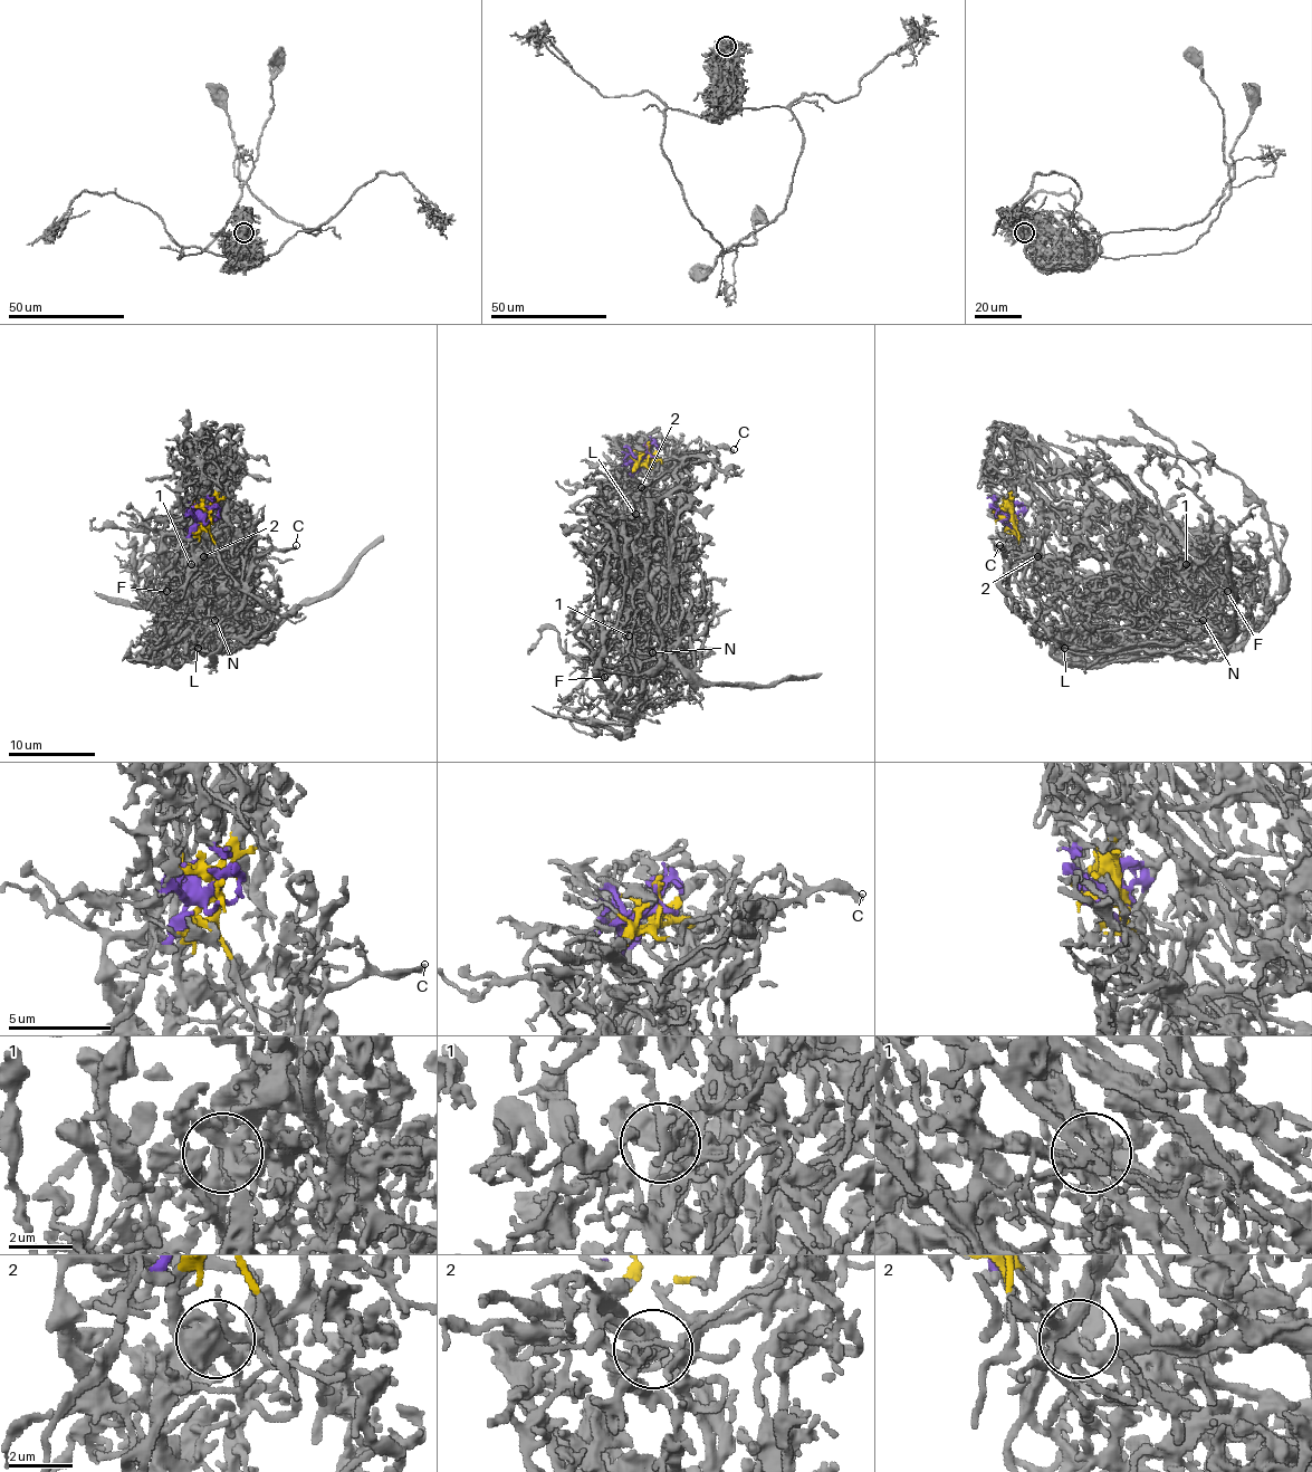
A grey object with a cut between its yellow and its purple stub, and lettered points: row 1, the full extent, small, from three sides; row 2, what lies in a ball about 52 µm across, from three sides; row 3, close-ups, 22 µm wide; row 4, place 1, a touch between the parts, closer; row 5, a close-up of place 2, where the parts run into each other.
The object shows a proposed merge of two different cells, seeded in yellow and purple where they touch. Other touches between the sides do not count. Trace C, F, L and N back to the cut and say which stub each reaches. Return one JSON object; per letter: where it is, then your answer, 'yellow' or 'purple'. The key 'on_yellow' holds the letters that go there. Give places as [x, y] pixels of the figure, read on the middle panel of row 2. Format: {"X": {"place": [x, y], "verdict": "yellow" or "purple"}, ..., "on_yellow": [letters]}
{"C": {"place": [734, 449], "verdict": "yellow"}, "F": {"place": [604, 677], "verdict": "purple"}, "L": {"place": [635, 514], "verdict": "yellow"}, "N": {"place": [652, 652], "verdict": "yellow"}, "on_yellow": ["C", "L", "N"]}

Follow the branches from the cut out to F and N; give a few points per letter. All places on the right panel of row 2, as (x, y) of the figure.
F: (1003, 519), (1007, 524), (1037, 499), (1045, 508), (1098, 519), (1135, 556), (1184, 566), (1186, 561), (1227, 591)
N: (1003, 519), (1011, 522), (1044, 561), (1065, 556), (1123, 558), (1154, 589), (1169, 612), (1186, 605), (1204, 621)

